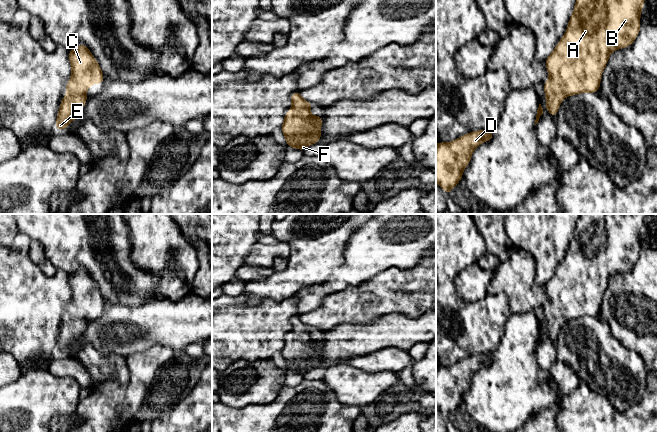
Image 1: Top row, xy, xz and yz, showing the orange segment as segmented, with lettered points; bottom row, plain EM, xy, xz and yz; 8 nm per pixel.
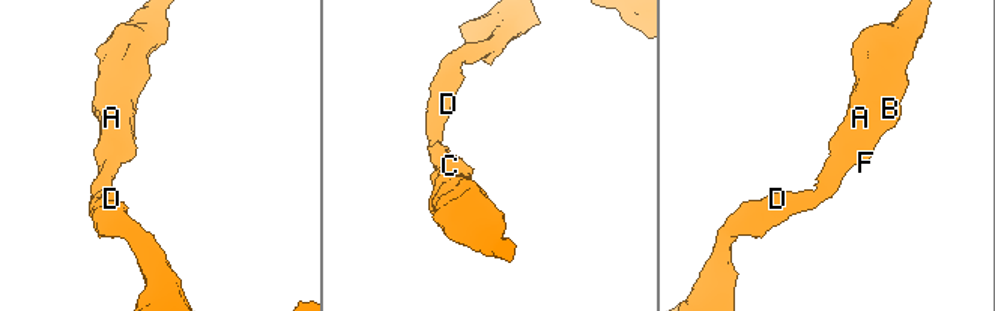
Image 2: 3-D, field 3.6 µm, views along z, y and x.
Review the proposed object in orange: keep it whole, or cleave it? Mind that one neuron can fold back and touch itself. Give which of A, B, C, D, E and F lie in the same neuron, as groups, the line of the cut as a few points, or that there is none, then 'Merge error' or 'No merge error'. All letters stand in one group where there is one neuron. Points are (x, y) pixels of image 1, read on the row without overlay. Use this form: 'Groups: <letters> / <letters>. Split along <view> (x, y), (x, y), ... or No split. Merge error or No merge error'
Groups: A B C D E F. No split. No merge error

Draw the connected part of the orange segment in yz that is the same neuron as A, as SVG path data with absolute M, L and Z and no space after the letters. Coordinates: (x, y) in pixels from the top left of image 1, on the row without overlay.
M580 214L566 257L545 284L550 302L544 307L544 316L553 342L556 342L565 321L584 316L597 317L610 277L630 270L639 258L646 215Z

